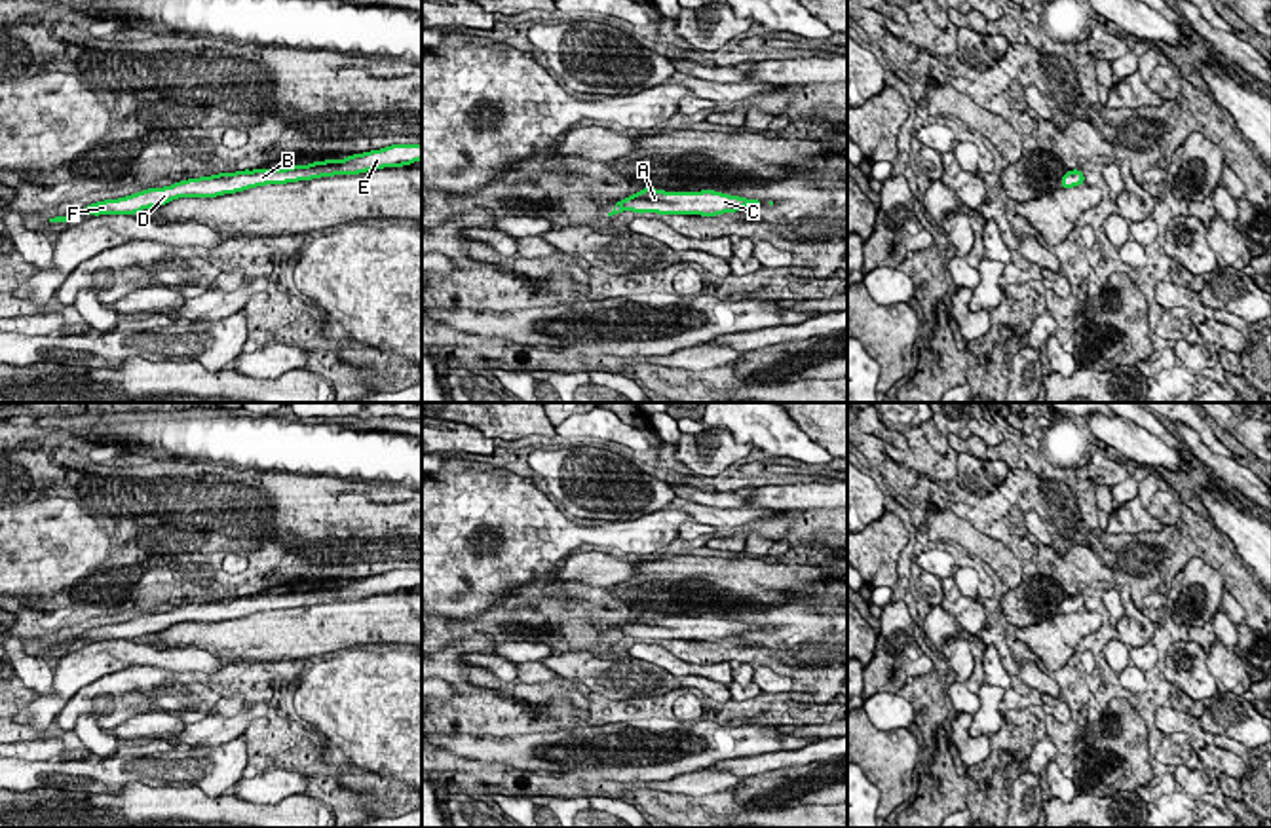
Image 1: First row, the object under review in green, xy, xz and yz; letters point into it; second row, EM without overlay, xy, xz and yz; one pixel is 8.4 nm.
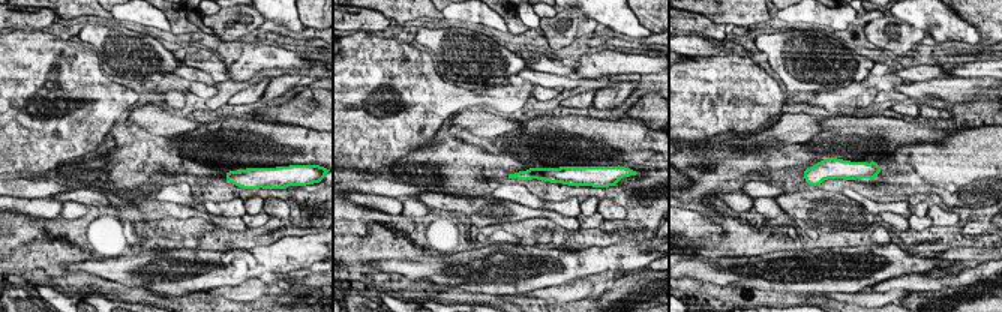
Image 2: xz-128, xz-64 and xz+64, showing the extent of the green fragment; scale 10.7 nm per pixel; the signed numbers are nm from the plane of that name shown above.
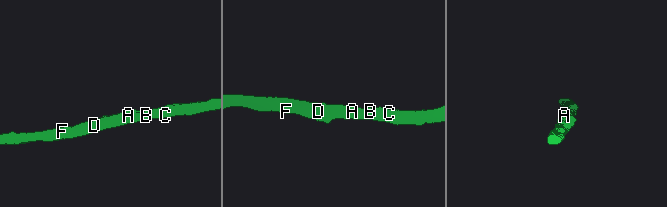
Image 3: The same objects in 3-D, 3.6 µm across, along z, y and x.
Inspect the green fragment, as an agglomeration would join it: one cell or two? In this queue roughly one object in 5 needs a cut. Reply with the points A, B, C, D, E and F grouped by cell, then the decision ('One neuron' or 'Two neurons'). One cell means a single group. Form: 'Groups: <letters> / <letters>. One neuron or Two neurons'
Groups: A B C D E F. One neuron

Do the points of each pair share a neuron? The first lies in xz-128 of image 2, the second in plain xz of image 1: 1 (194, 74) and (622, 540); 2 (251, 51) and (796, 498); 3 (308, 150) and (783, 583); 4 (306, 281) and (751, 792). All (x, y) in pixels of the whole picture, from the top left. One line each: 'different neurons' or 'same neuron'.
1: different neurons
2: same neuron
3: same neuron
4: same neuron

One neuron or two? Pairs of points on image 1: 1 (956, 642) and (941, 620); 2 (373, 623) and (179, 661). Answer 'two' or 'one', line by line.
1: one
2: two

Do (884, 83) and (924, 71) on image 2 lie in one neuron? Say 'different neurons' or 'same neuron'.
different neurons

